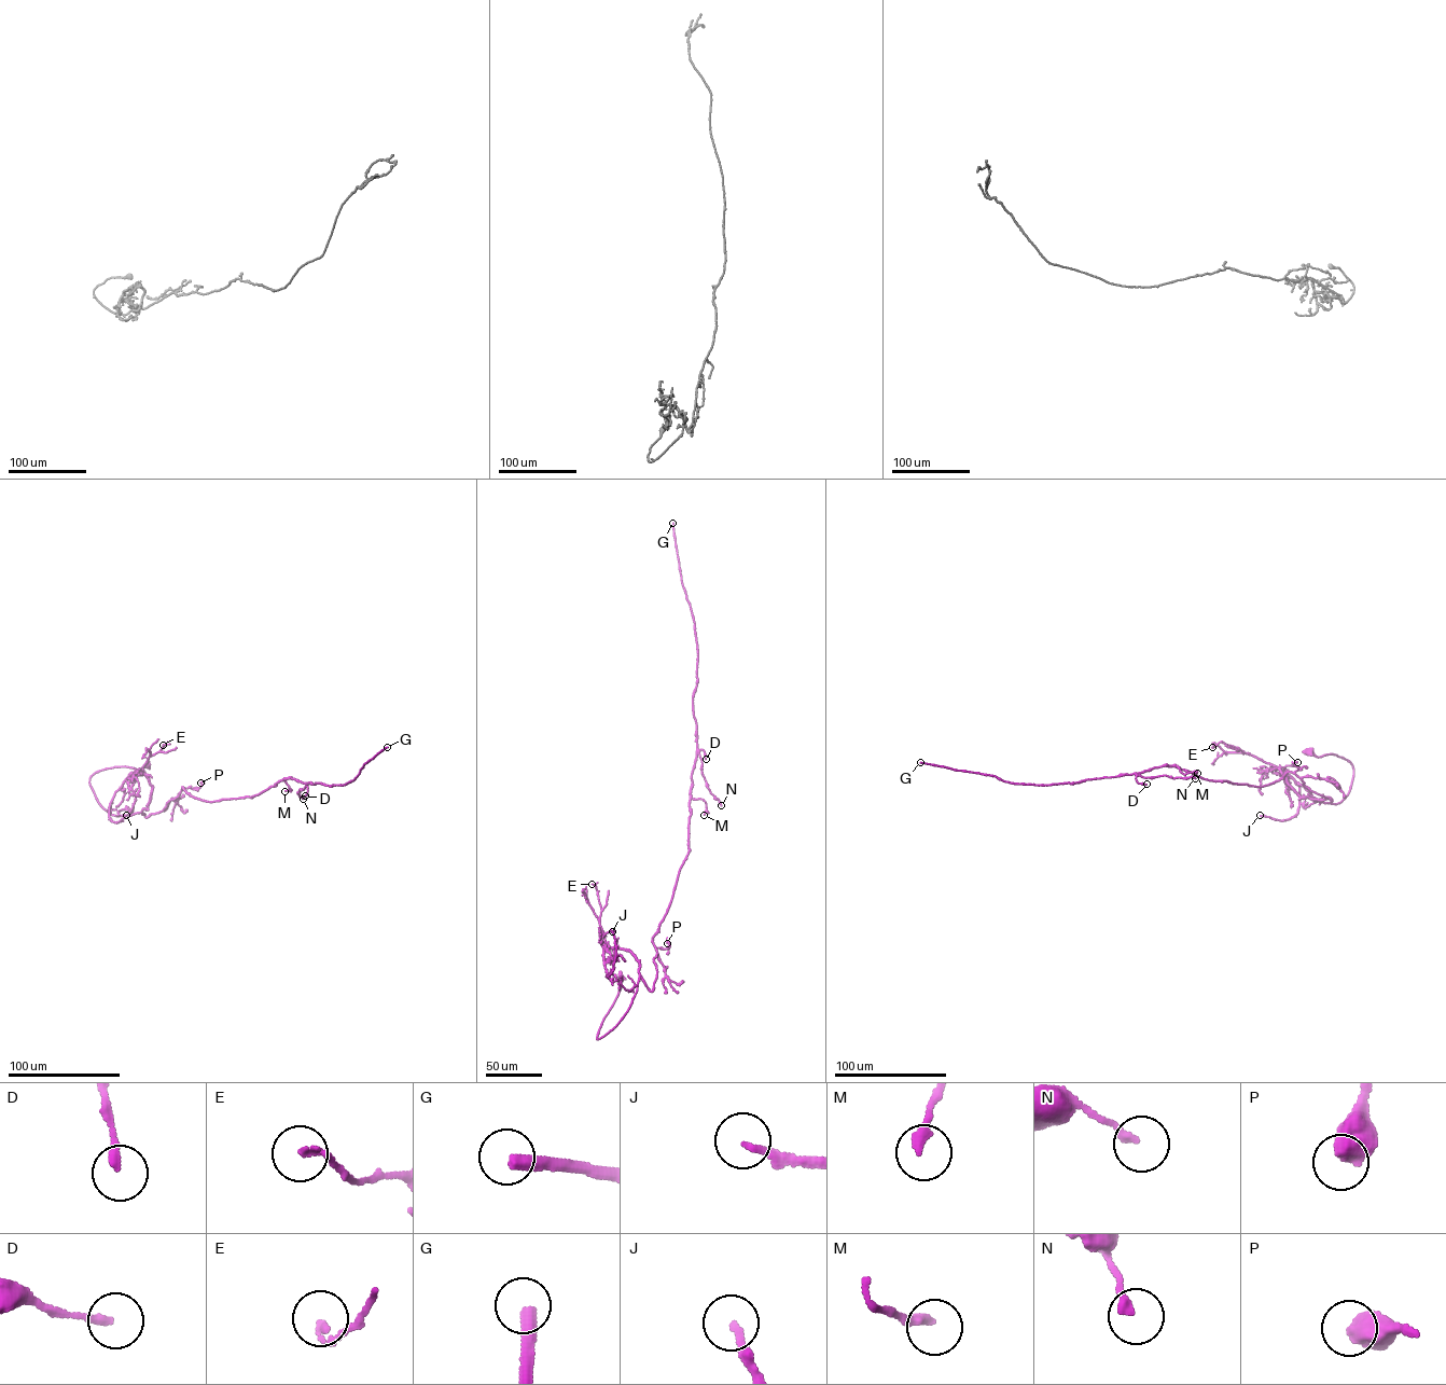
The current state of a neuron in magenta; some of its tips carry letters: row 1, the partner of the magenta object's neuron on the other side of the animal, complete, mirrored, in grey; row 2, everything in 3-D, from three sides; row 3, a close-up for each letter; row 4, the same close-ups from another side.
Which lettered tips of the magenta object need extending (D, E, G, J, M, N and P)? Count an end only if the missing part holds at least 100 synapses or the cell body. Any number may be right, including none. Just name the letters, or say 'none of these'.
G

